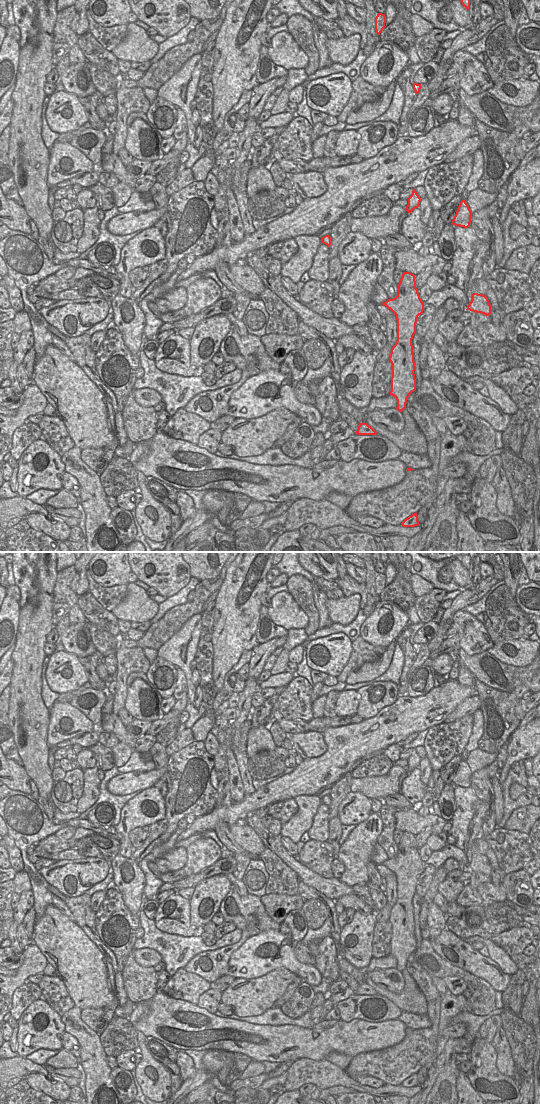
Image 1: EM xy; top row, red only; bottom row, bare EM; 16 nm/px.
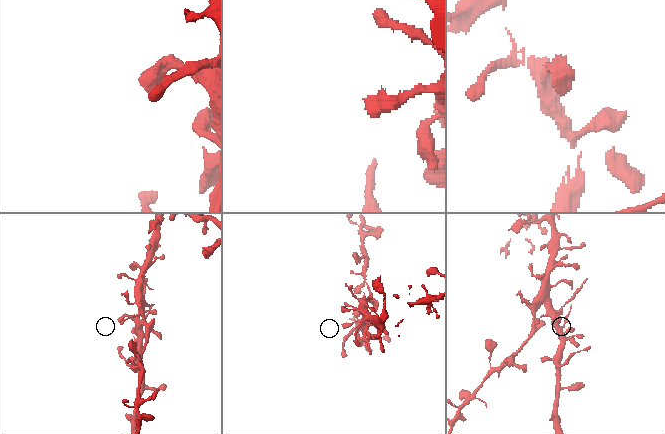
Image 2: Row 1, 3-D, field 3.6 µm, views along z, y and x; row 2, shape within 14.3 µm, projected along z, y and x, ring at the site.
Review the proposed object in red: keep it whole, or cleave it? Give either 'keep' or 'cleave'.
cleave

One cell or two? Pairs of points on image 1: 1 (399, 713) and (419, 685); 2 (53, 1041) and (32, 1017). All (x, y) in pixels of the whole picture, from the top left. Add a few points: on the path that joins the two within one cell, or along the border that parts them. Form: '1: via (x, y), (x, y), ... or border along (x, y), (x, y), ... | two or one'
1: border along (433, 687), (423, 695), (408, 696), (406, 694) | two
2: via (45, 1033), (43, 1031), (36, 1031), (32, 1025) | one

